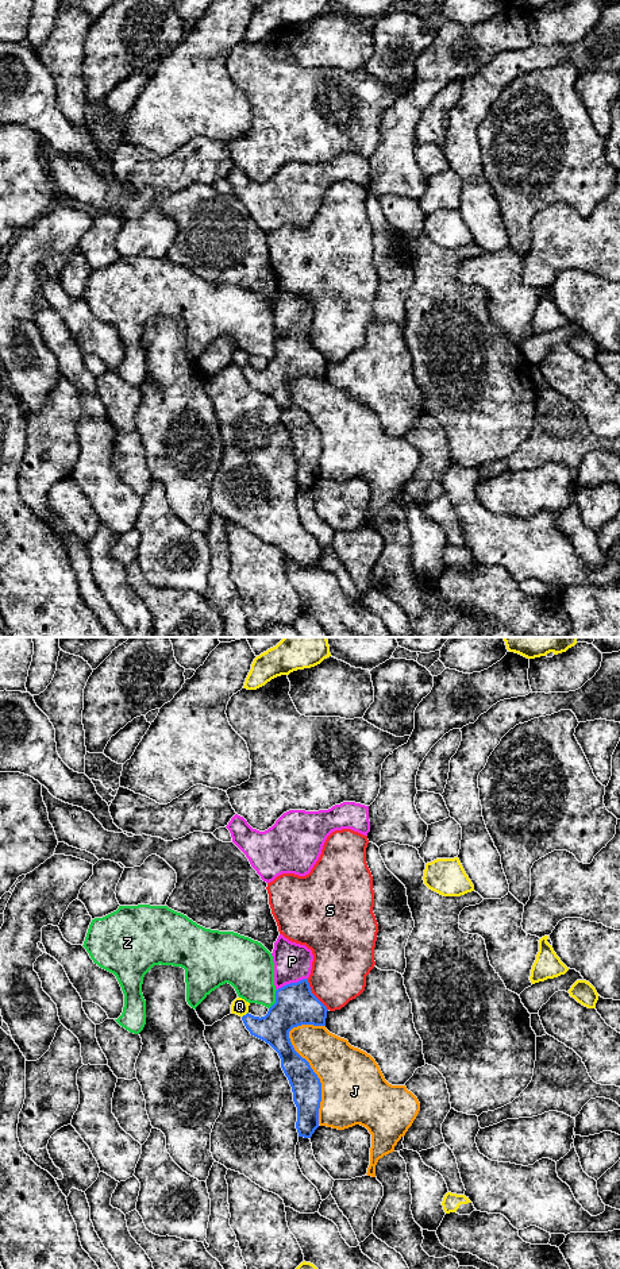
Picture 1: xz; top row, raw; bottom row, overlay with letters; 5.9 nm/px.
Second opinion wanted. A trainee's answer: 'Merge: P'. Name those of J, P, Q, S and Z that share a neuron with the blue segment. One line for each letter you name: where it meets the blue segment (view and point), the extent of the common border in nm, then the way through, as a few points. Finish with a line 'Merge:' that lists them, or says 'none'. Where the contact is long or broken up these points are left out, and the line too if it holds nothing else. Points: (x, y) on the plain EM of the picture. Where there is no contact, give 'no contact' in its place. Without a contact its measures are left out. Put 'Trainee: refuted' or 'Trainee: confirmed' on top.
Trainee: confirmed
P: meets blue in xz at (292, 335); contact 200 nm long; runs through xz (295, 357), (292, 335), (292, 313)
Merge: P

